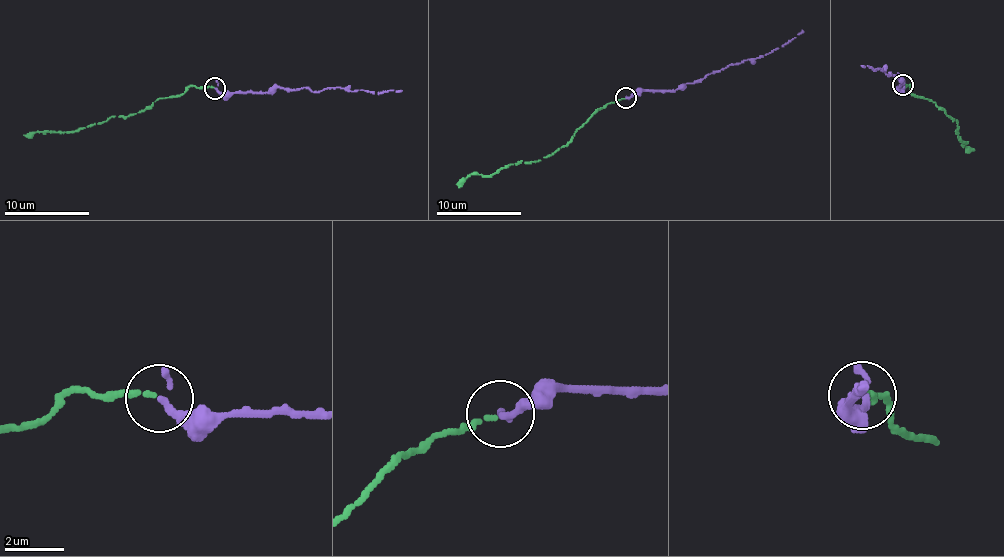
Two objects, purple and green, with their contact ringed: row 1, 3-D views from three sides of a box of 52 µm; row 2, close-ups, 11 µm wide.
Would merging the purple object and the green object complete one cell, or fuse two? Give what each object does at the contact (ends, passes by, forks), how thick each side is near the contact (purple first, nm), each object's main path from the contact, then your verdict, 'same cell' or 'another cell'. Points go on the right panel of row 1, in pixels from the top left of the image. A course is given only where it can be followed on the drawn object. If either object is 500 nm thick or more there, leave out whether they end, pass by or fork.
purple passes by; green ends; calibres 200 and 170 nm; course purple (902, 84), (899, 88), (903, 80), (899, 75), (888, 76), (883, 68), (861, 67); course green (904, 84), (916, 96), (930, 99), (957, 120), (956, 129), (961, 141), (967, 143), (962, 146), (970, 151); same cell

